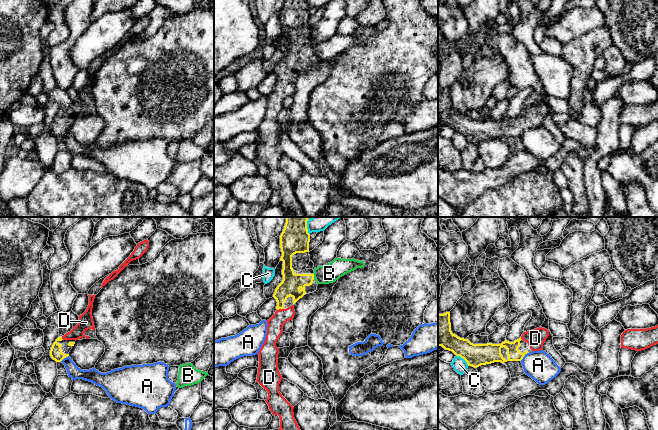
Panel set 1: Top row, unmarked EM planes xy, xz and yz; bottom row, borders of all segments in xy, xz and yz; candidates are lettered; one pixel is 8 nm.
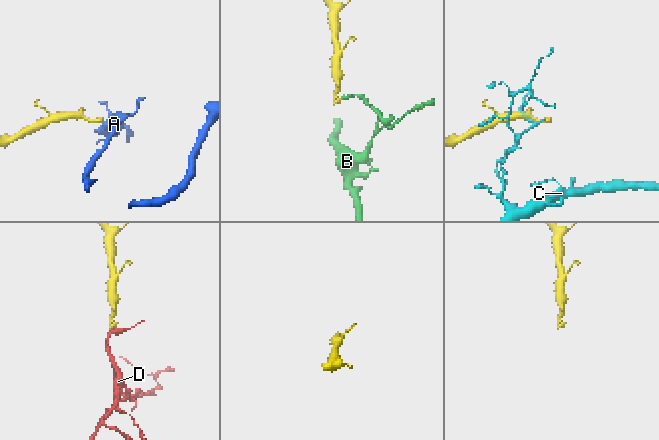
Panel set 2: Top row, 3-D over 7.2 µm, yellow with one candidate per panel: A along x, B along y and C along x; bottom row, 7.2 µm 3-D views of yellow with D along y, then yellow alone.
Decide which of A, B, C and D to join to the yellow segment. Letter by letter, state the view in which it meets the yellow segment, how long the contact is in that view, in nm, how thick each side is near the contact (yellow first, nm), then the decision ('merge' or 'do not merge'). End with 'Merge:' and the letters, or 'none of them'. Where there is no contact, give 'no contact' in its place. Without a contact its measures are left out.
A: meets yellow in yz; contact 100 nm long; 130 nm thick on the yellow side, 240 nm on the other; do not merge
B: meets yellow in xz; contact 30 nm long; 160 nm thick on the yellow side, 160 nm on the other; do not merge
C: meets yellow in yz; contact 130 nm long; 180 nm thick on the yellow side, 110 nm on the other; do not merge
D: meets yellow in xz; contact 50 nm long; 160 nm thick on the yellow side, 130 nm on the other; merge
Merge: D

